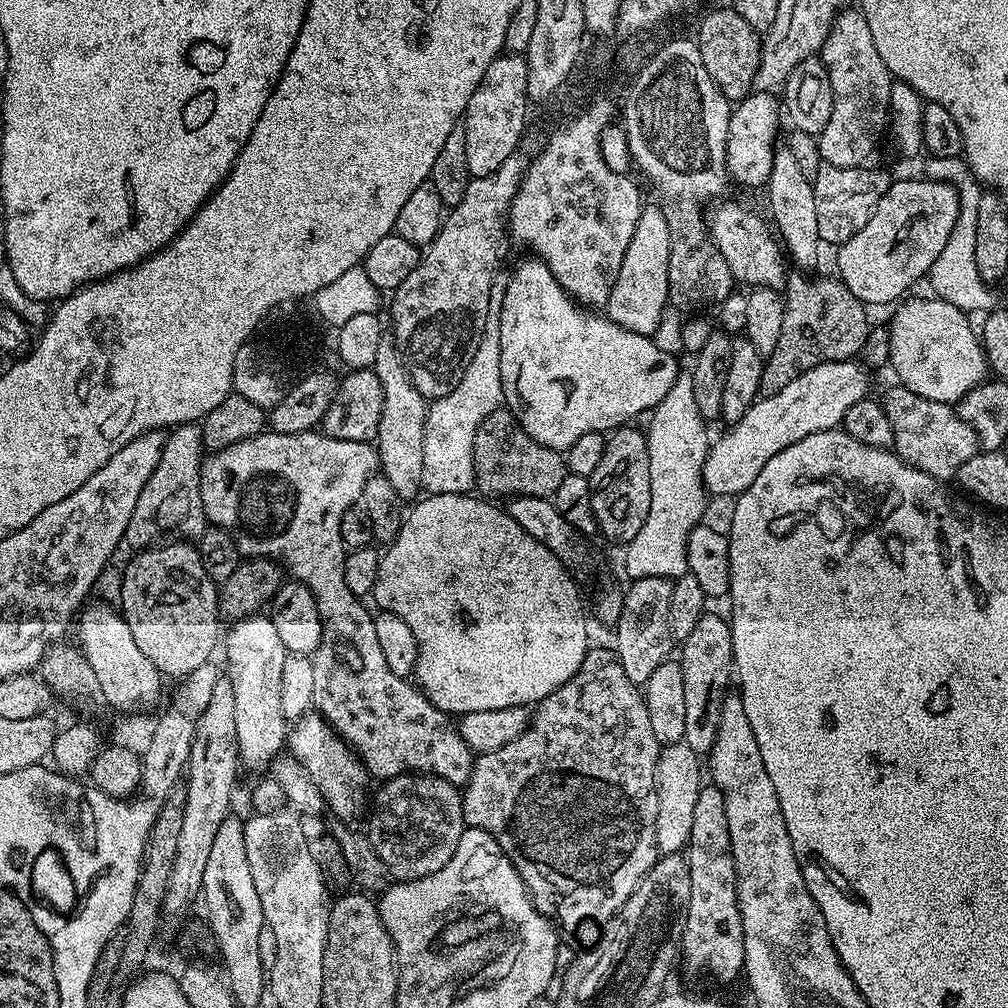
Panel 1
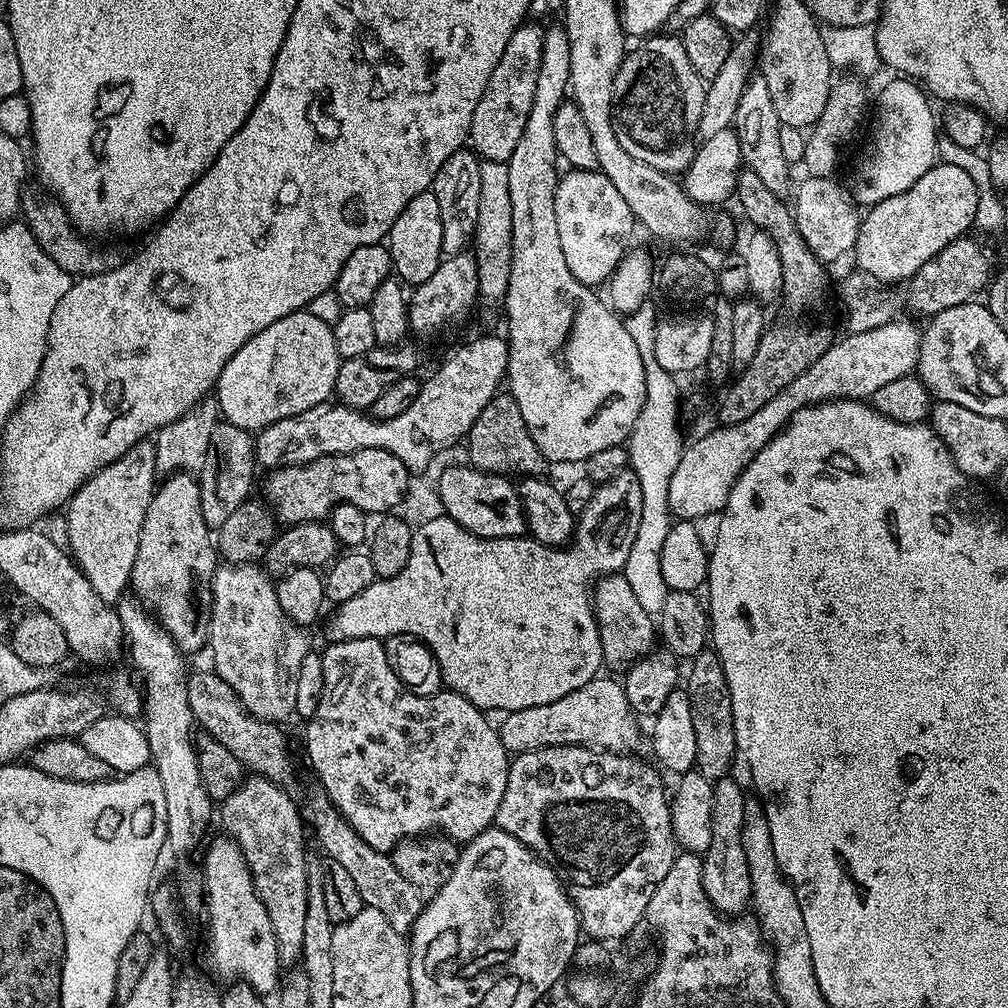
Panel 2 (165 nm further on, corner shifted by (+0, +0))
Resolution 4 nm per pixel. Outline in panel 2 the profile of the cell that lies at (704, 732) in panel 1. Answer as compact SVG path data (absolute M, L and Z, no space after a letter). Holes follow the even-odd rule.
M704 649L691 661L690 674L686 676L686 691L690 698L694 736L697 739L696 770L713 782L729 775L732 762L737 757L737 740L734 738L733 706L729 698L729 684L721 660L714 650Z

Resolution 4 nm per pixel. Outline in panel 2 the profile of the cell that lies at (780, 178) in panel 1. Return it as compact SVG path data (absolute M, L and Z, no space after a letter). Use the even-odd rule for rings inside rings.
M759 74L753 75L746 90L742 90L742 98L738 100L736 107L734 131L740 140L740 158L746 167L754 170L754 174L758 174L758 178L762 178L762 182L766 182L770 190L787 193L790 165L786 154L782 154L782 125L778 118L778 110L774 110L770 90L764 77Z

